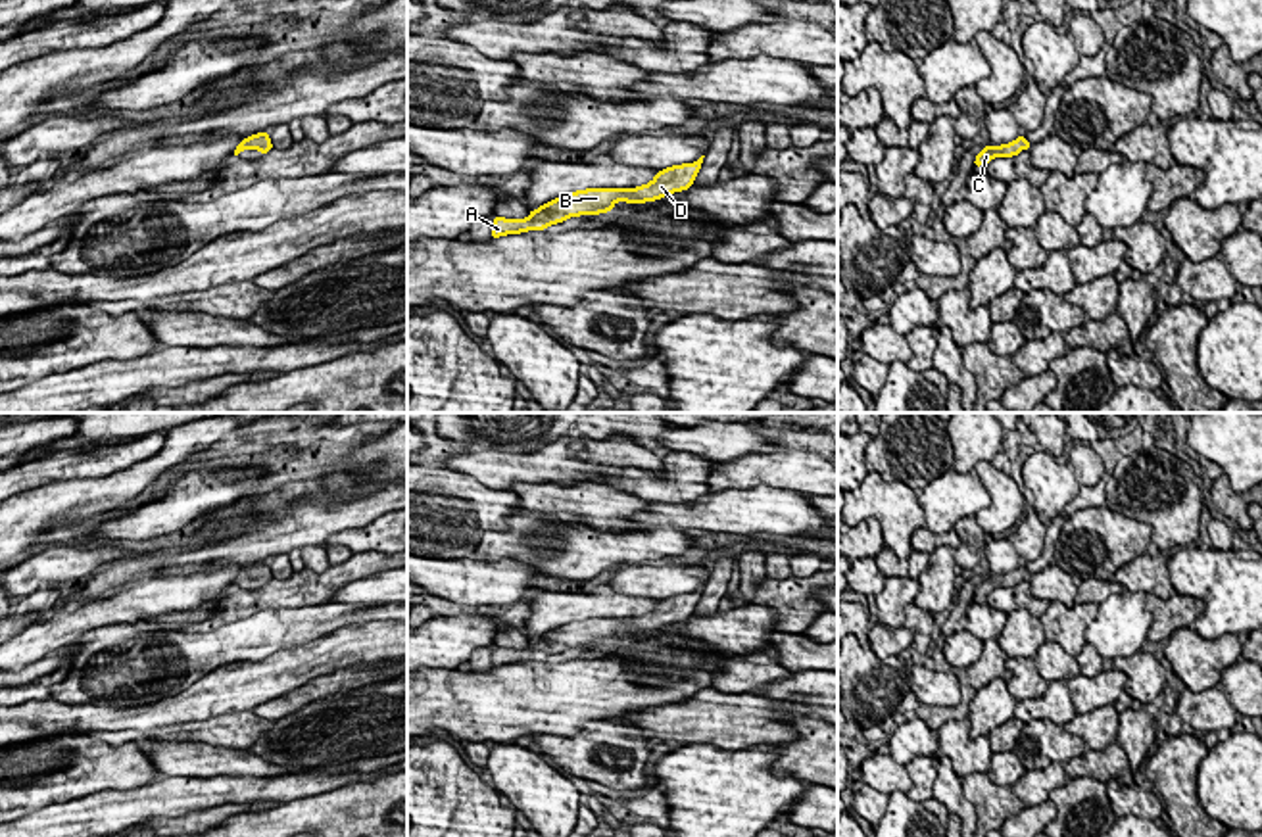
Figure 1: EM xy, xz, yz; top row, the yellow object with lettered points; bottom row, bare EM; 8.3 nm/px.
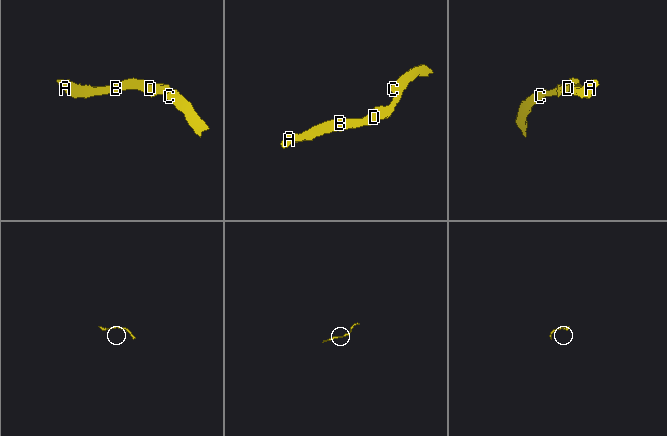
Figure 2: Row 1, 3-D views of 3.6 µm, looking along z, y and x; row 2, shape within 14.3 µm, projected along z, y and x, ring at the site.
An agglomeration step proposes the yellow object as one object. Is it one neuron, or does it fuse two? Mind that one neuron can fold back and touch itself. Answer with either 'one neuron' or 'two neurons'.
one neuron

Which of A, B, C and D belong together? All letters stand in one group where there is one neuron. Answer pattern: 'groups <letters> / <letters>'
groups A B C D

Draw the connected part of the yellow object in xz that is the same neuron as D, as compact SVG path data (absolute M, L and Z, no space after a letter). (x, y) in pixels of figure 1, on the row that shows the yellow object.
M701 155L695 163L672 165L655 175L655 179L638 188L588 188L555 198L542 207L530 211L526 219L496 217L492 223L492 238L519 234L526 230L544 230L549 225L563 223L569 217L599 215L613 211L617 202L643 203L663 196L688 190L703 163Z

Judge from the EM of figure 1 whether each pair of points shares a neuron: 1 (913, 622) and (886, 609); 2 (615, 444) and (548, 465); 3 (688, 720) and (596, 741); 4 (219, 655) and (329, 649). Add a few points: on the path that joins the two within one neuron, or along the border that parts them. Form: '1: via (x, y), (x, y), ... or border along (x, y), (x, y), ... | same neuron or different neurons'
1: border along (913, 601), (905, 609), (901, 624) | different neurons
2: via (598, 461), (590, 469), (565, 469) | same neuron
3: border along (613, 720), (632, 724), (644, 736), (657, 741) | different neurons
4: border along (314, 640), (277, 649), (258, 661), (227, 665) | different neurons

